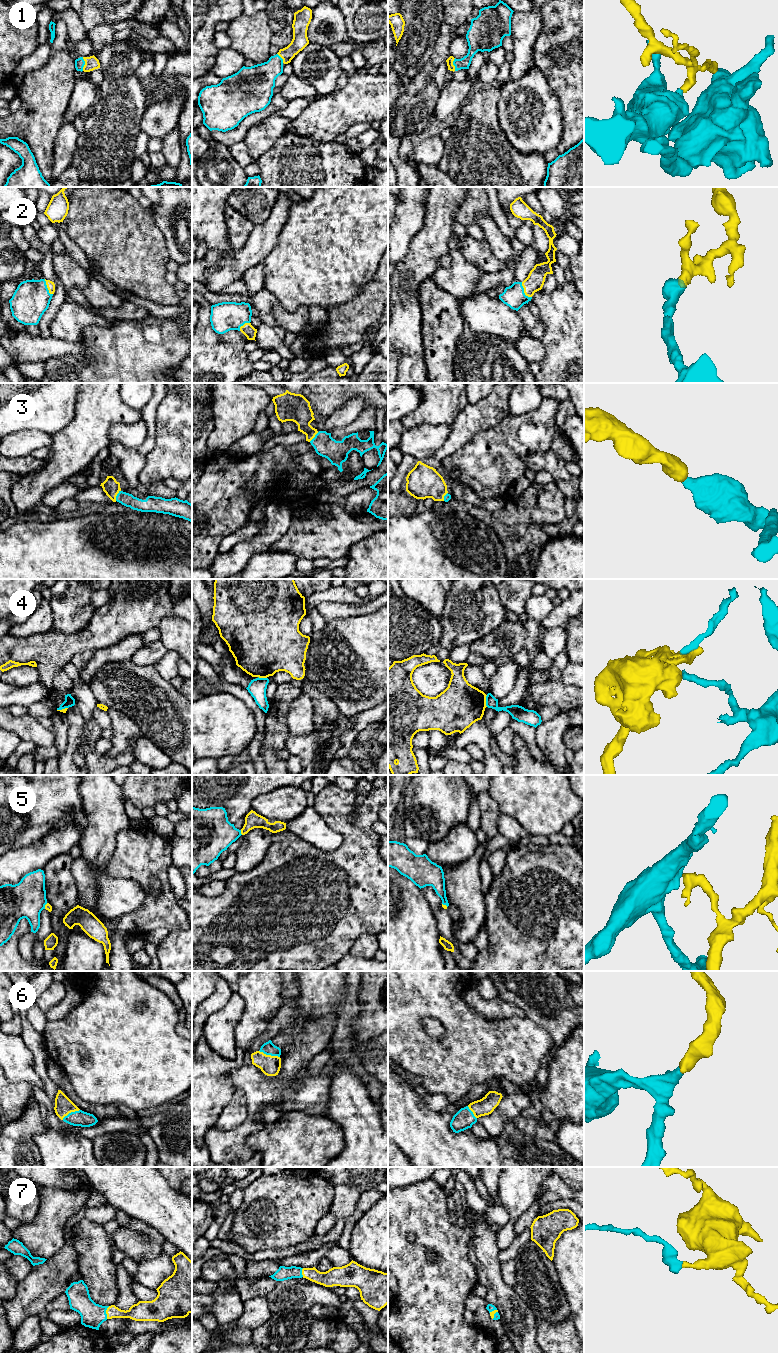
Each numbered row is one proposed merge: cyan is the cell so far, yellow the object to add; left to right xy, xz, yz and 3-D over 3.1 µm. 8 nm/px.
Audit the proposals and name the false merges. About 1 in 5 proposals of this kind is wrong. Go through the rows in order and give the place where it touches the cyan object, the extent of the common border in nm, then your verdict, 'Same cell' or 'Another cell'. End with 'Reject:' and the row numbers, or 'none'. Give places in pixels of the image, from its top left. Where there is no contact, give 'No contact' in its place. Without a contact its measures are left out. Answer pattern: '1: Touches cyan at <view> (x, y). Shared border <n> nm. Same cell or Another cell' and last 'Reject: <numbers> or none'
1: Touches cyan at xy (84, 64). Shared border 110 nm. Same cell
2: Touches cyan at yz (523, 291). Shared border 150 nm. Same cell
3: Touches cyan at xy (117, 495). Shared border 100 nm. Same cell
4: Touches cyan at yz (486, 701). Shared border 100 nm. Another cell
5: Touches cyan at xz (240, 832). Shared border 40 nm. Another cell
6: Touches cyan at xz (269, 1054). Shared border 180 nm. Same cell
7: Touches cyan at xy (105, 1312). Shared border 110 nm. Same cell
Reject: 4, 5

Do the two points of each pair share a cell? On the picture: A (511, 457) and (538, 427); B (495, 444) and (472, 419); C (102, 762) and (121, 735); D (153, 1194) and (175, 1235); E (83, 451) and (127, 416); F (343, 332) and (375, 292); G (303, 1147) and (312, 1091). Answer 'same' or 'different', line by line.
A: same
B: different
C: different
D: same
E: same
F: same
G: different

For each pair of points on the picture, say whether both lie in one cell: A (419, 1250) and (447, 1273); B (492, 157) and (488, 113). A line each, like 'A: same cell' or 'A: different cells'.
A: same cell
B: same cell

